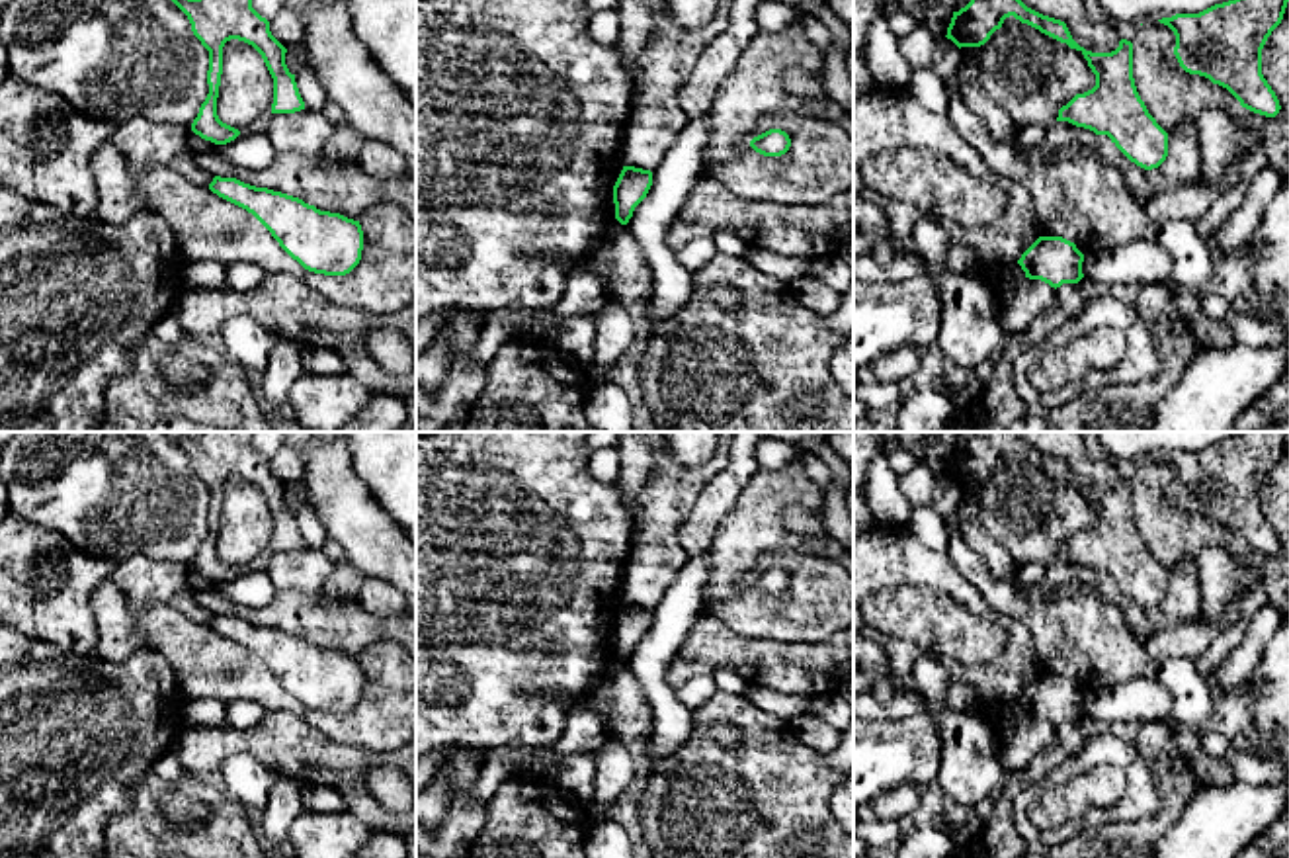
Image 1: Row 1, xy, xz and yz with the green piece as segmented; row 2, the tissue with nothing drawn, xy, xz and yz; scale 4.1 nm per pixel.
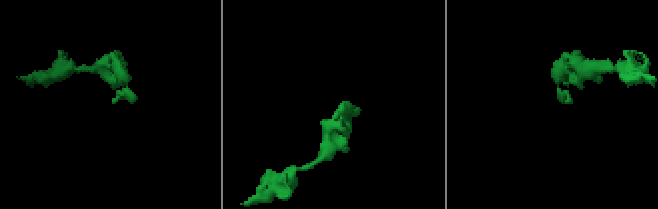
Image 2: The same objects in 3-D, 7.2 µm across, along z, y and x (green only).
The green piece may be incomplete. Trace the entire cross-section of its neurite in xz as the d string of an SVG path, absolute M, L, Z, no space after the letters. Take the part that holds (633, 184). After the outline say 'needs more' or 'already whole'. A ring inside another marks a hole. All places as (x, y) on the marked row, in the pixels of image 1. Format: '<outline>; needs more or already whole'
M623 166L613 186L615 219L621 225L629 223L635 207L646 197L650 186L652 186L650 170Z; already whole

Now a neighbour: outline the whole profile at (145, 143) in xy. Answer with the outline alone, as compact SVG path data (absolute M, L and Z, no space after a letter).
M131 117L117 125L111 143L125 154L137 182L143 182L152 168L174 170L199 188L215 178L195 164L187 129L178 123Z

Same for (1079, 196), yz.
M947 37L937 39L928 68L939 74L947 88L947 115L984 160L990 178L1018 180L1025 186L1033 199L1039 236L1062 236L1082 254L1144 238L1150 219L1119 170L1086 147L1062 149L1047 164L1029 164L1016 133L996 139L965 104L963 66L961 49Z

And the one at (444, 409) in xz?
M445 309L441 311L439 330L451 334L451 362L445 381L434 391L416 383L416 432L455 432L465 428L467 416L486 387L486 369L475 367L471 358L482 332L482 315L473 309Z

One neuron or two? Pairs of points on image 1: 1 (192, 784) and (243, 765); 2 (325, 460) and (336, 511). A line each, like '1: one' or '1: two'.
1: two
2: one

